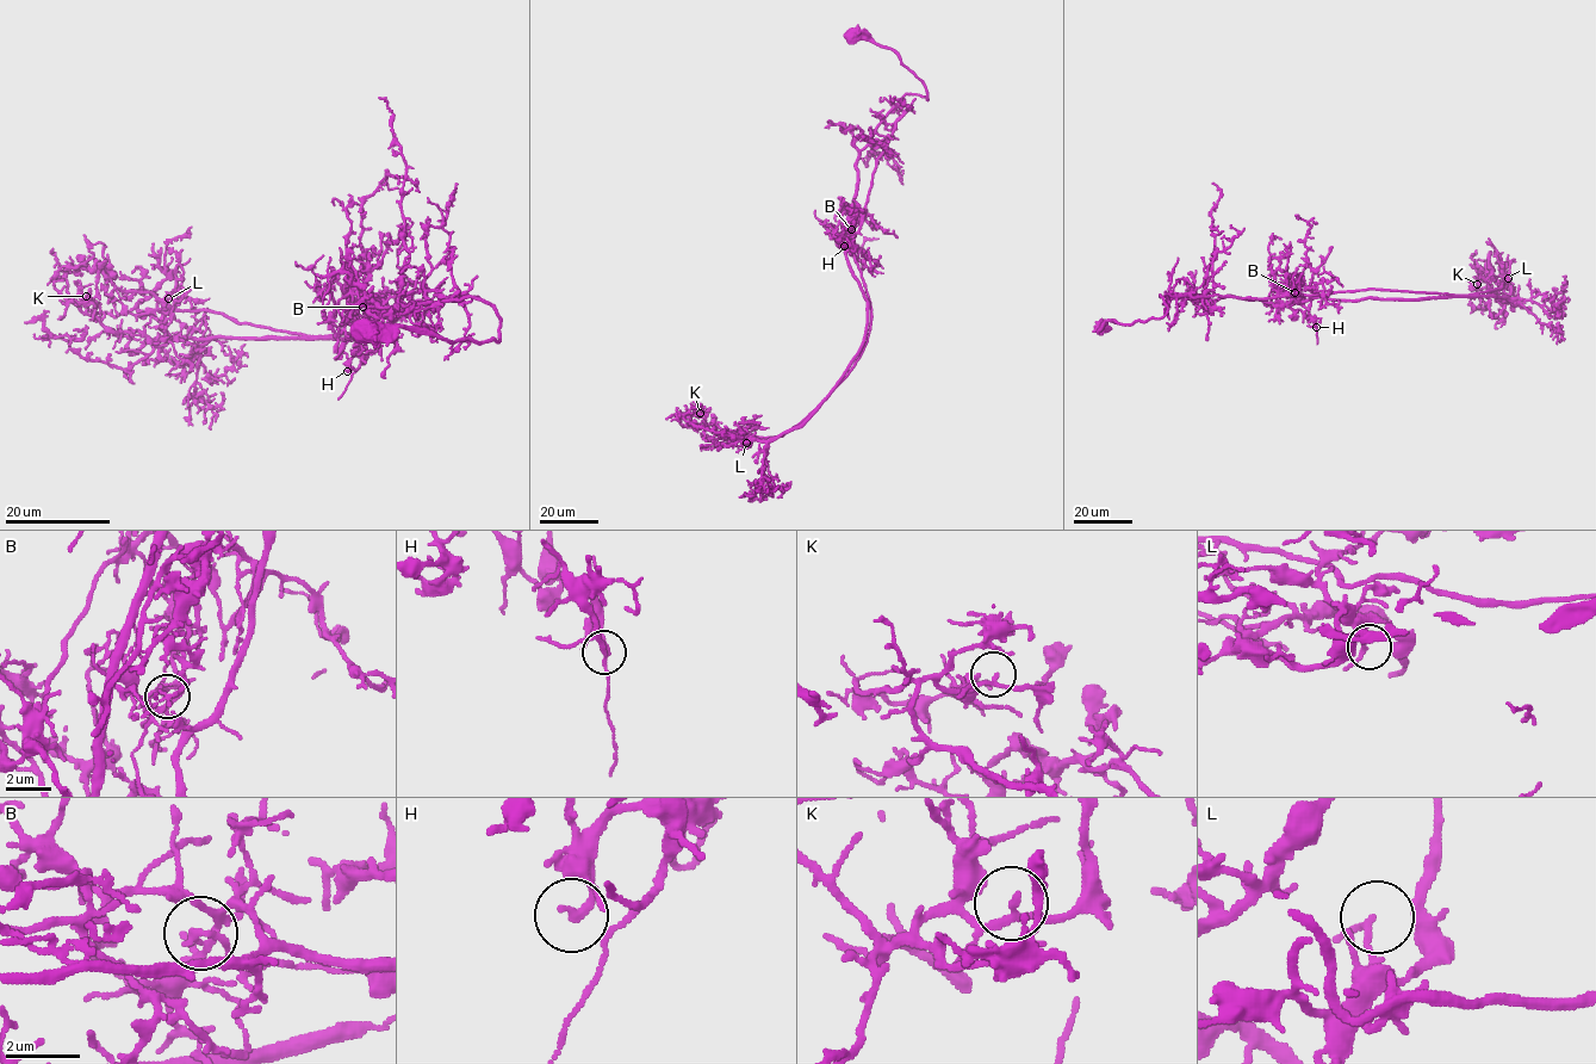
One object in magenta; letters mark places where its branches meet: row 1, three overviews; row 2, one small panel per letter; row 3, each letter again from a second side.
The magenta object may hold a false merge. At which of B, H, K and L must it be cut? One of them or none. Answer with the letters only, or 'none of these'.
B

